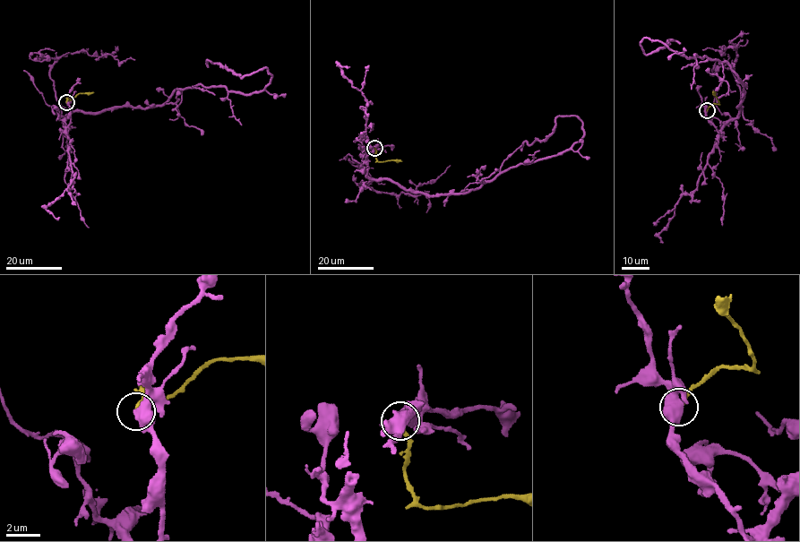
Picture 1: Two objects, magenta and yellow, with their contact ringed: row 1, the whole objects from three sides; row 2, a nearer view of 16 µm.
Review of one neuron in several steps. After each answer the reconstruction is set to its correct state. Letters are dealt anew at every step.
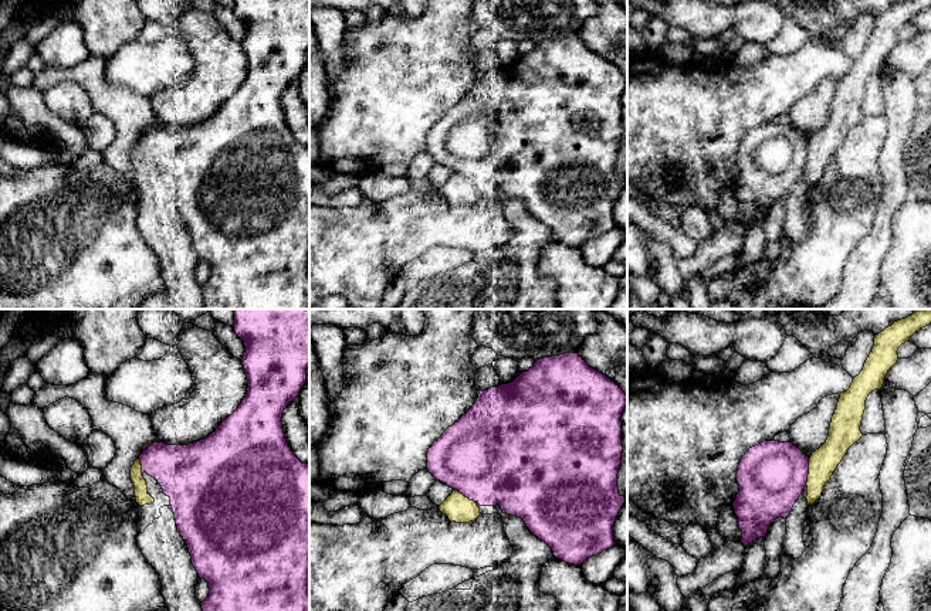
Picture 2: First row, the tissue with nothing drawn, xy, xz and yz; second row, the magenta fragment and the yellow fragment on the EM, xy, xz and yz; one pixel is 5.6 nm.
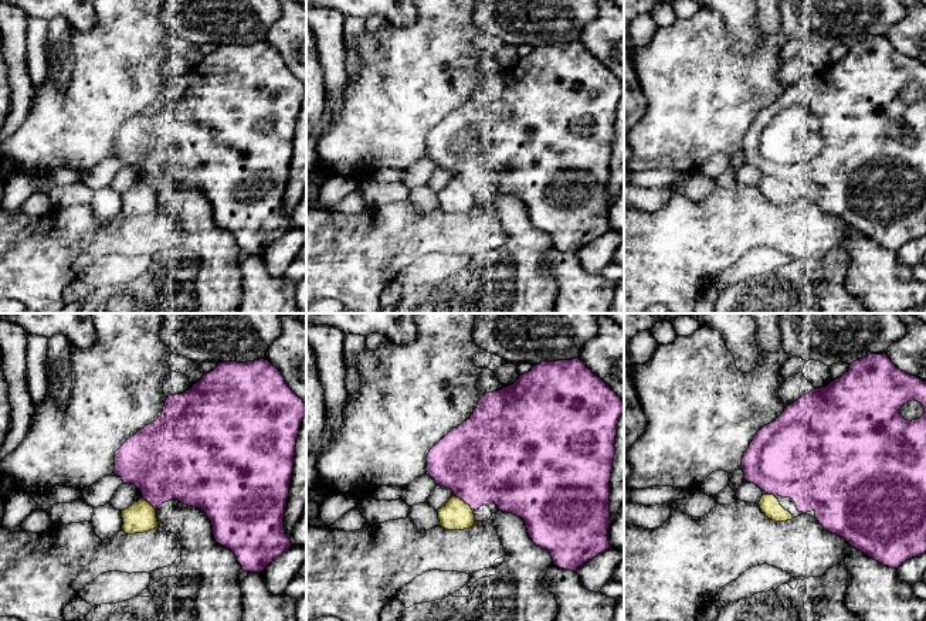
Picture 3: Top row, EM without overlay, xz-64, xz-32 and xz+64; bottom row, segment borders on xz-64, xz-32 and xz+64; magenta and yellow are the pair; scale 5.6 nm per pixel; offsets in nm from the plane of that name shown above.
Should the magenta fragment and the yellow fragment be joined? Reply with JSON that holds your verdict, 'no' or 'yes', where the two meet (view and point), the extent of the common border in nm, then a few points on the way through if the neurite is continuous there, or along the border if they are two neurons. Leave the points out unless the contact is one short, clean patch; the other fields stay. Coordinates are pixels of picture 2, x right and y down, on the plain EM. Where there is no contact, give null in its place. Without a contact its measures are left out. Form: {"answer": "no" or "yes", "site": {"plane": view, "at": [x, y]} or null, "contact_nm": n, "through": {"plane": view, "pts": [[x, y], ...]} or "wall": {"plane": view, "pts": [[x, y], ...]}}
{"answer": "yes", "site": {"plane": "yz", "at": [808, 153]}, "contact_nm": 150, "through": {"plane": "yz", "pts": [[771, 158], [779, 153], [808, 153], [815, 153], [822, 146]]}}

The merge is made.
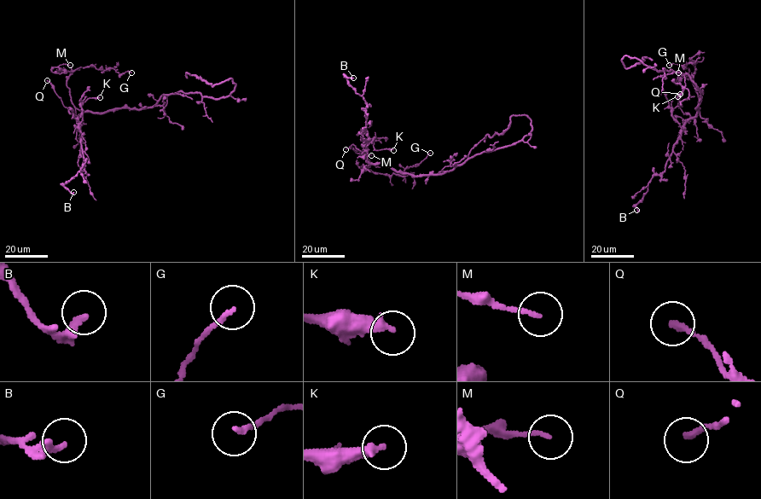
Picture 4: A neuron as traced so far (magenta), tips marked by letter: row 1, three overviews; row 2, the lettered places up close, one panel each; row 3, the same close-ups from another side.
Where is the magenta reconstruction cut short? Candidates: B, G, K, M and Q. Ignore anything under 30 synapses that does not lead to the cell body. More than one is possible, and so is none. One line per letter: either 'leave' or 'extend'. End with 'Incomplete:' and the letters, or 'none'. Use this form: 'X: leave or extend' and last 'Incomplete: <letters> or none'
B: leave
G: leave
K: leave
M: leave
Q: leave
Incomplete: none

